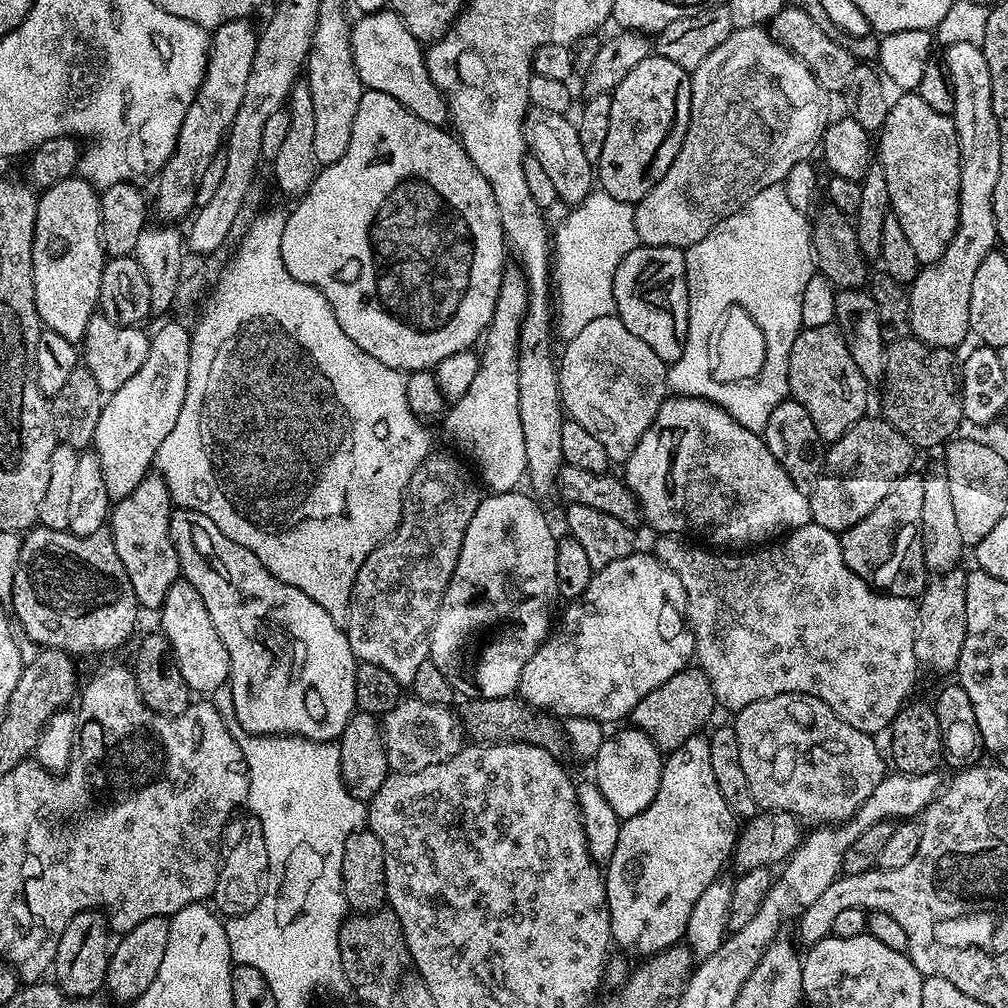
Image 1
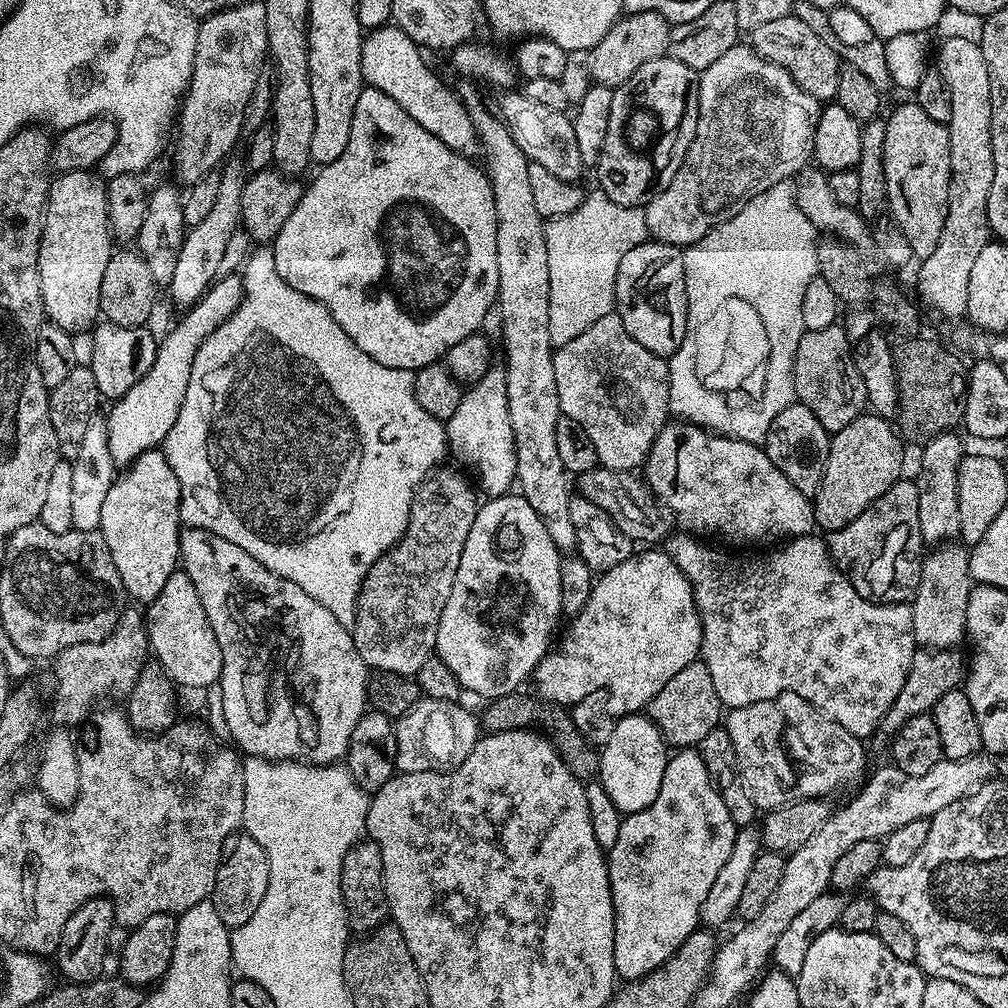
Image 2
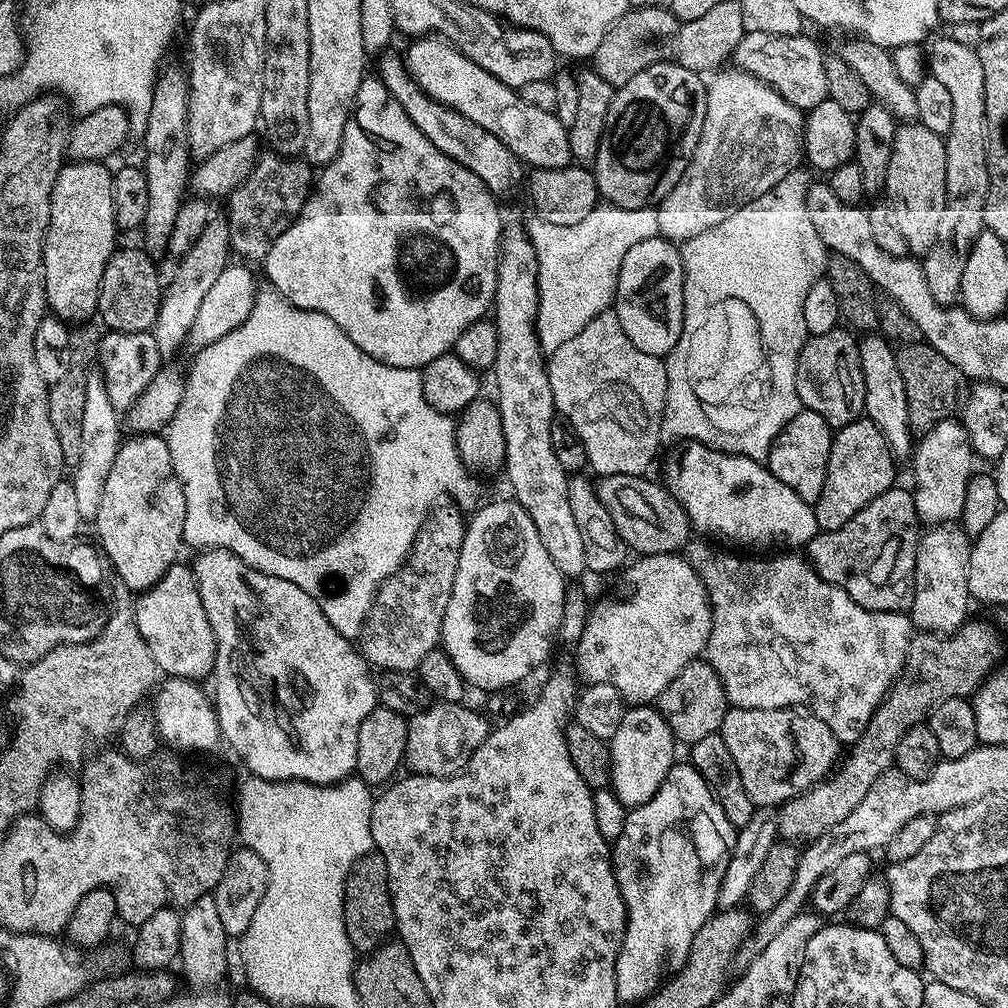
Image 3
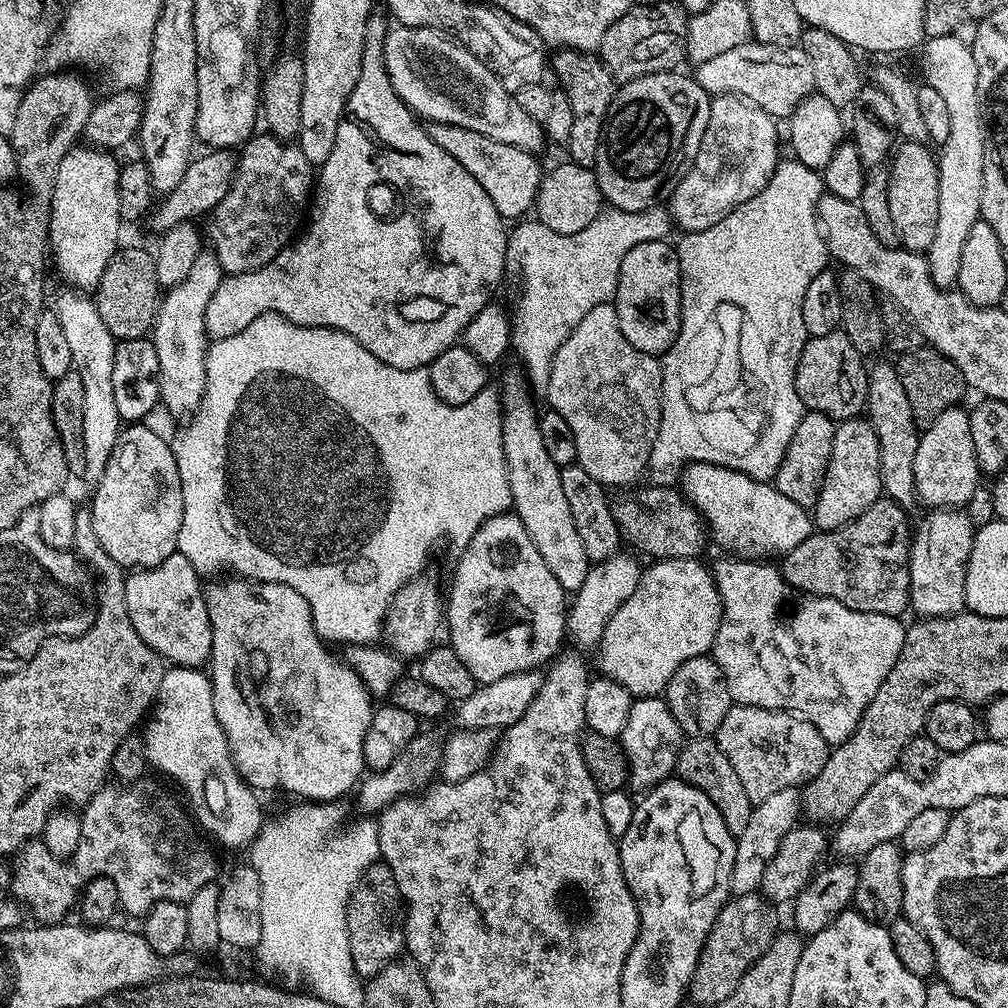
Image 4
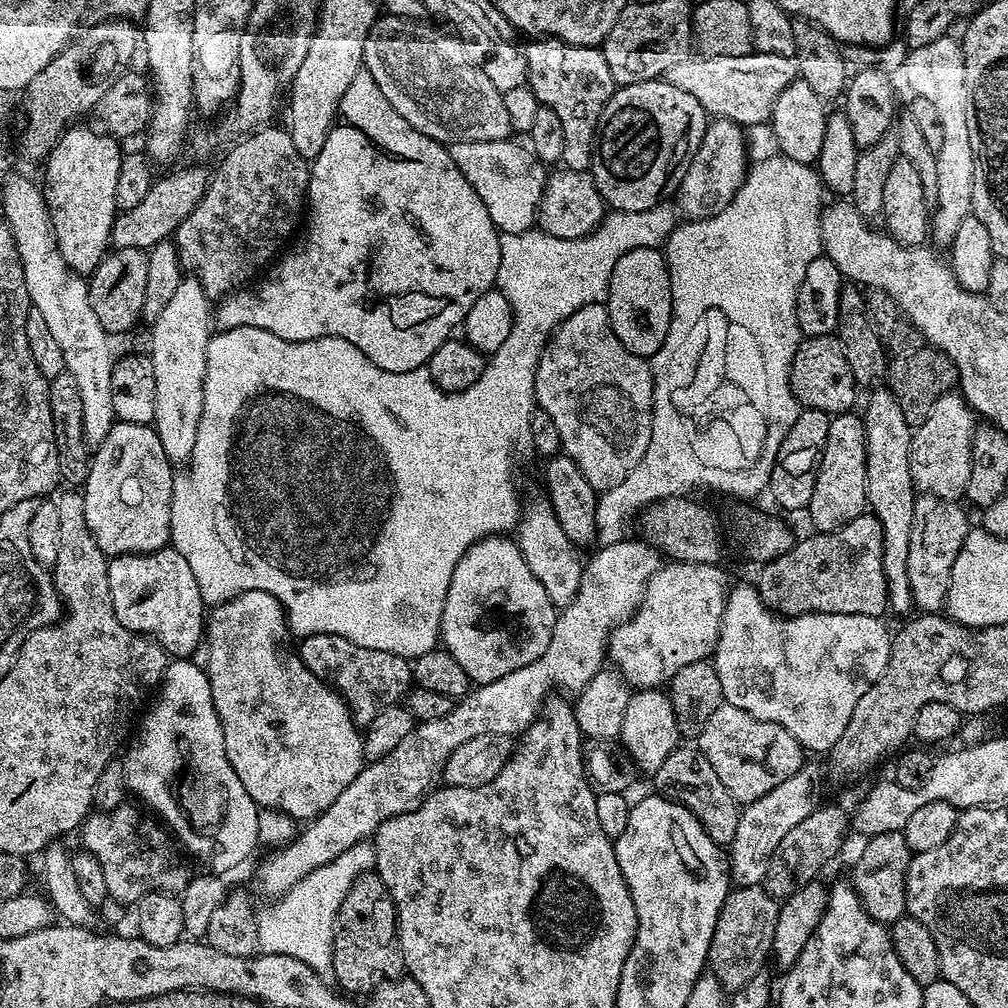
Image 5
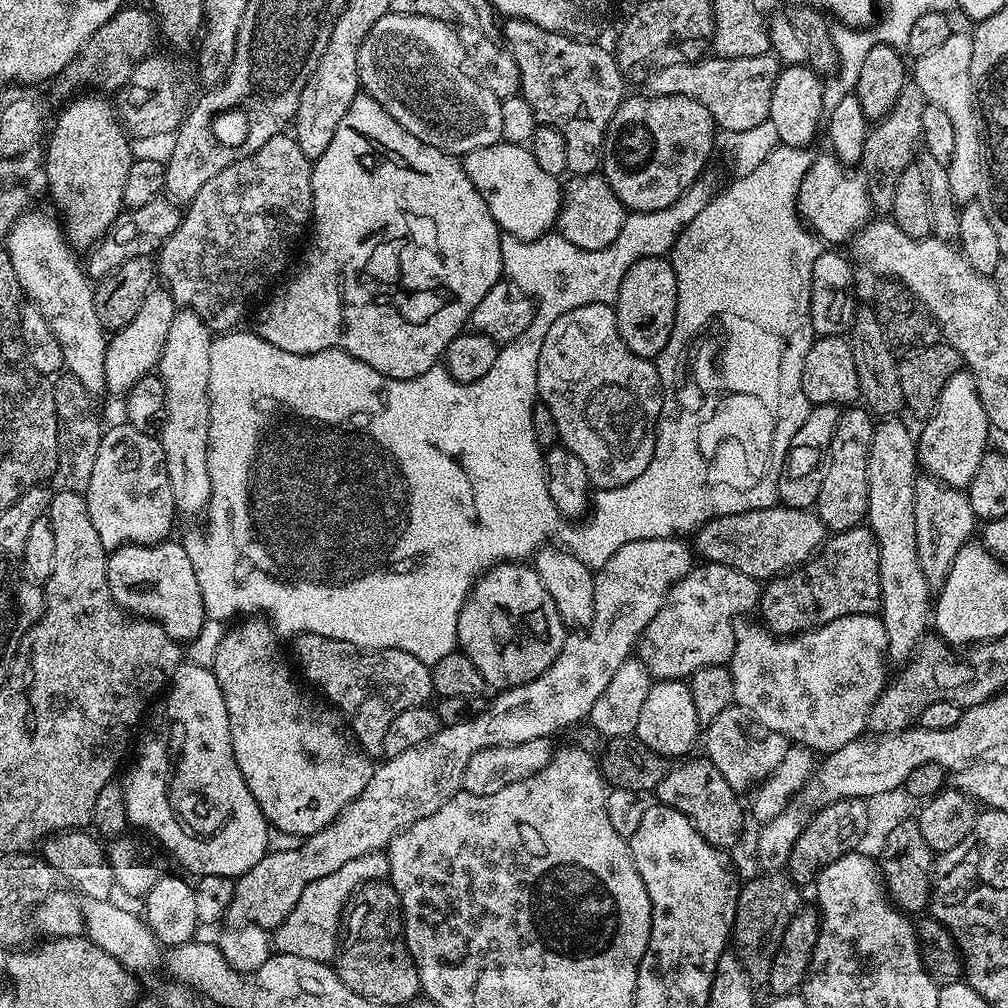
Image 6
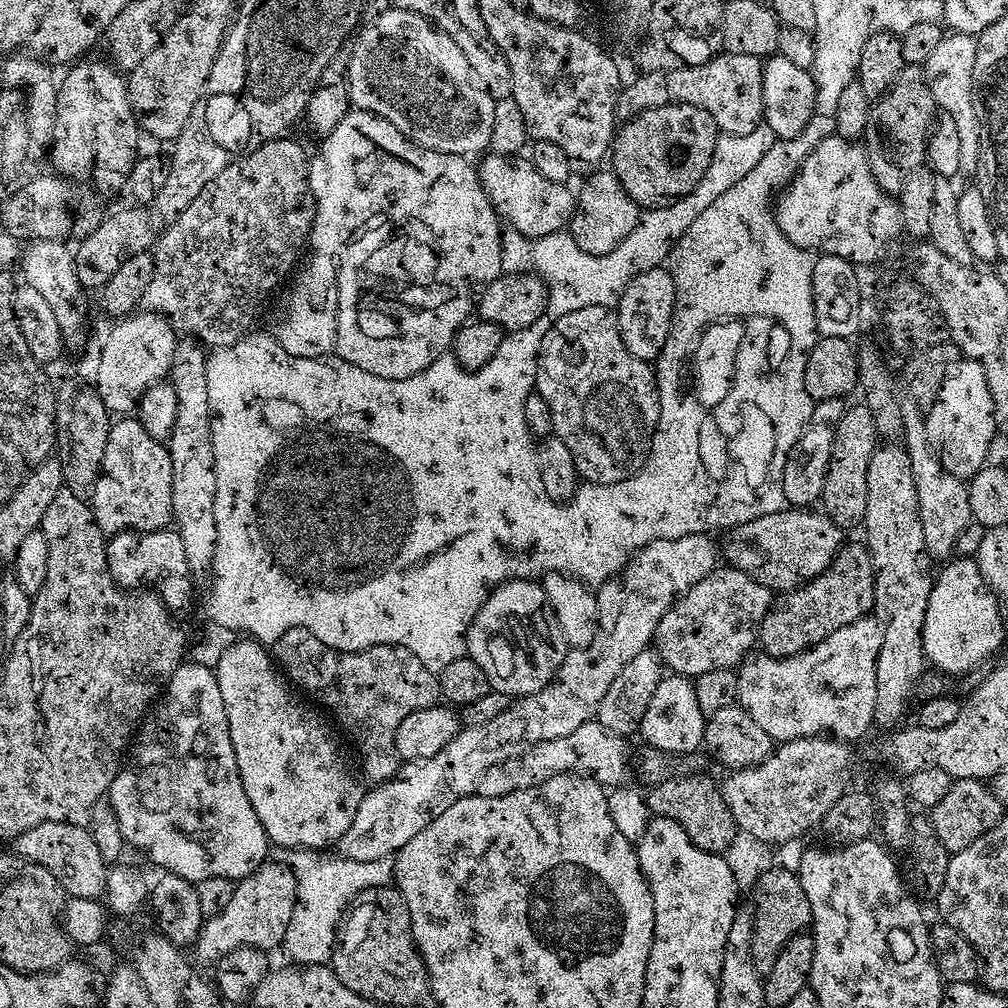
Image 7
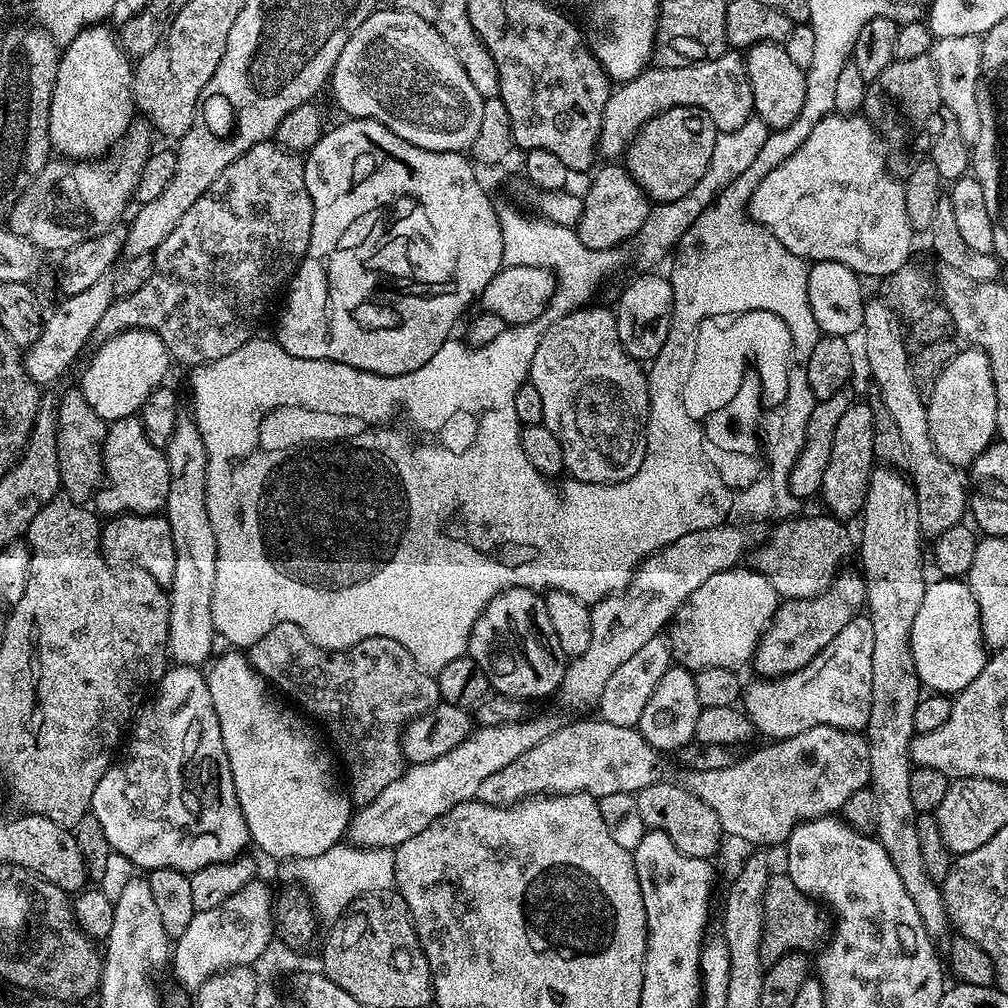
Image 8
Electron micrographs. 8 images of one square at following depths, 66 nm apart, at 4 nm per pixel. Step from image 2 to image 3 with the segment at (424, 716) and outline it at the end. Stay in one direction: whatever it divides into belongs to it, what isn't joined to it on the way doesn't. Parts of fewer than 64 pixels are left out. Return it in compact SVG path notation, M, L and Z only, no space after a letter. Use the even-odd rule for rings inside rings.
M432 702L424 712L408 720L404 764L409 773L417 776L454 776L463 772L474 750L486 742L490 731L487 724L472 708L463 703Z

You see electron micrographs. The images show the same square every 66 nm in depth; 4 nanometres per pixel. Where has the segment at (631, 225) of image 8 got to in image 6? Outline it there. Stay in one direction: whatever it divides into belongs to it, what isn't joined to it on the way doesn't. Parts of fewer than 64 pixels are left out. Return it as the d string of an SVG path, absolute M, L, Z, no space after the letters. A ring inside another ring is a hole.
M603 175L572 176L569 184L562 188L560 213L556 219L555 231L566 242L574 242L582 250L602 250L618 238L624 225L626 209L624 203L610 190L607 180Z

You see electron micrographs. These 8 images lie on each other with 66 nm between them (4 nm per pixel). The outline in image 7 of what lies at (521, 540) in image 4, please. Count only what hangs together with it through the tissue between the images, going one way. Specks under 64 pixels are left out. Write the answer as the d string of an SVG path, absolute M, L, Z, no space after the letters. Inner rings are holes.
M535 579L507 580L505 584L491 589L472 620L466 637L466 654L478 662L482 670L486 670L489 685L509 698L529 696L545 688L555 678L569 651L568 643L562 638L562 630L558 630L558 618L554 618L554 610L546 598L543 583Z

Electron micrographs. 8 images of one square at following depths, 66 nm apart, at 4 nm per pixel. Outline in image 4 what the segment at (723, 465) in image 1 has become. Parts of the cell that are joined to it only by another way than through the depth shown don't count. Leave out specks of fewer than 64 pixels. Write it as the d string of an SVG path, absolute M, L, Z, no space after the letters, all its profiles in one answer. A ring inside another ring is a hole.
M689 464L681 472L678 484L683 496L700 511L711 539L713 536L717 546L725 548L728 551L725 553L733 557L761 562L776 558L772 556L783 558L790 550L794 550L794 546L806 542L806 538L814 531L814 520L809 509L798 506L798 502L790 502L786 494L777 490L775 483L761 482L749 473L735 472L732 468L720 468L717 464Z

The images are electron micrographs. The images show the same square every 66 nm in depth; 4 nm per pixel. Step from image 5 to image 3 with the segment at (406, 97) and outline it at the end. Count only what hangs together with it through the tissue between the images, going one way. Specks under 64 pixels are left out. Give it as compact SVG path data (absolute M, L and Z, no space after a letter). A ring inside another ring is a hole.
M429 34L411 41L408 53L403 53L403 64L409 74L428 96L439 104L458 110L475 125L496 134L521 163L546 169L567 168L571 165L567 125L554 112L528 104L519 91L506 86L489 71L482 69L452 47L447 40Z

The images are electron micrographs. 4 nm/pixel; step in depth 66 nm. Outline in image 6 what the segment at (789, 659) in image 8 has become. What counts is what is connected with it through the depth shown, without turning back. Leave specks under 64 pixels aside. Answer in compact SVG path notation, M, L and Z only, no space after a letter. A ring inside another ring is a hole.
M861 526L831 533L819 552L799 568L776 576L763 585L759 619L774 636L787 638L821 628L834 618L870 616L880 610L878 542L871 528Z

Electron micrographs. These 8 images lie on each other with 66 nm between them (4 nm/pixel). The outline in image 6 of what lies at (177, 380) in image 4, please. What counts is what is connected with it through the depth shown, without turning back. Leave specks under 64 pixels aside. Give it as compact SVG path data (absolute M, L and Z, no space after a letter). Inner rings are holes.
M177 311L162 348L158 375L164 384L164 414L158 439L174 490L176 511L181 517L196 516L210 502L210 470L208 469L208 431L210 430L210 346L213 333L197 312Z

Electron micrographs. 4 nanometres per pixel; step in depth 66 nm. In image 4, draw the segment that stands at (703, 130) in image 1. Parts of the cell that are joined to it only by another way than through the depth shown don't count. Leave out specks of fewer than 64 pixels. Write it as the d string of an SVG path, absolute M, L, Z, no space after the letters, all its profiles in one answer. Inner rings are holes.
M716 94L711 97L712 105L710 106L710 122L706 126L706 134L702 134L702 142L698 146L698 154L694 158L694 162L690 166L690 170L676 184L676 187L671 189L670 197L672 201L666 204L668 214L673 225L676 224L680 230L684 232L697 232L698 230L706 230L706 226L714 226L714 222L722 222L722 218L726 218L726 214L733 212L738 206L742 206L742 202L746 202L750 198L754 198L754 194L758 194L758 190L762 190L762 186L766 184L768 179L774 174L777 164L782 159L780 153L780 136L782 140L782 132L776 129L777 121L768 112L763 112L762 109L754 104L748 103L747 100L739 96L729 96L727 94Z

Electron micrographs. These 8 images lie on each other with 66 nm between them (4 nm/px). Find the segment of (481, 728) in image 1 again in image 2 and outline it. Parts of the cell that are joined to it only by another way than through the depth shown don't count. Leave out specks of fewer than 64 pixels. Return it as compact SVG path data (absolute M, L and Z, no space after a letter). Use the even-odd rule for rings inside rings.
M517 690L491 701L487 707L484 716L482 712L482 728L485 733L522 730L523 728L542 730L542 735L554 746L562 762L566 762L574 778L585 782L597 779L600 770L600 752L589 740L582 738L578 726L574 726L571 711L565 705L555 704L549 700L543 701L535 694L527 696L524 690Z

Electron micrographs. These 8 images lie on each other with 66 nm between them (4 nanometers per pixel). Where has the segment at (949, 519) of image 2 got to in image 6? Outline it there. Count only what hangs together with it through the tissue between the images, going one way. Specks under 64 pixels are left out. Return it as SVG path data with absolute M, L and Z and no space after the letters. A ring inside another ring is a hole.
M965 370L955 373L950 378L950 382L946 382L946 386L942 386L942 394L938 398L936 408L931 416L923 421L921 428L924 429L918 432L919 467L927 475L939 480L941 484L961 490L967 489L968 484L974 478L974 473L978 470L978 462L982 462L984 453L990 448L990 444L988 444L988 432L990 433L988 415L984 404L978 398L978 390L971 372Z

